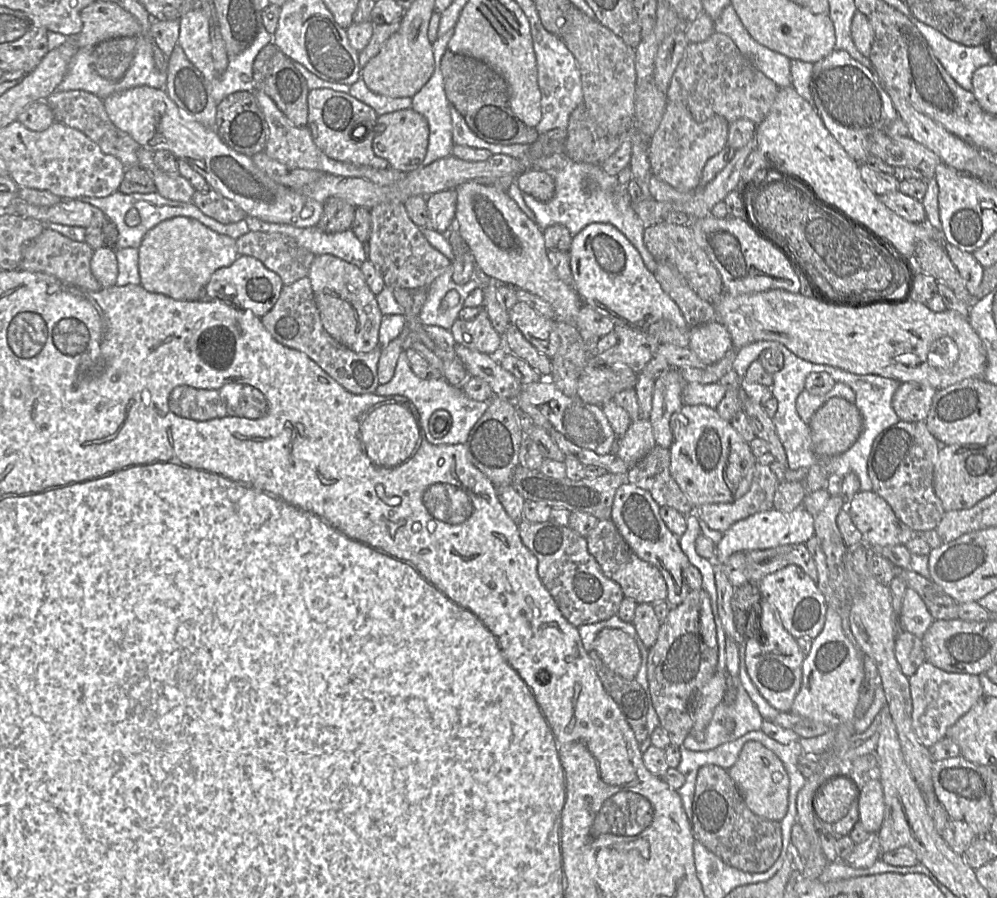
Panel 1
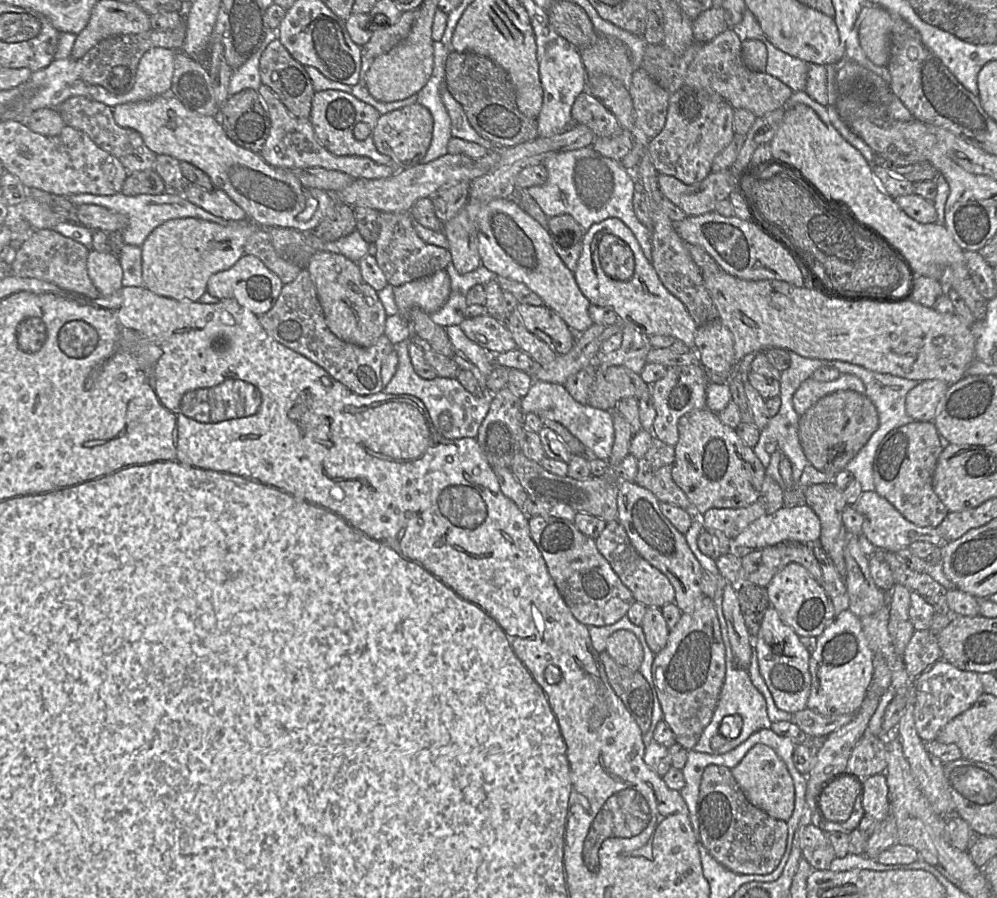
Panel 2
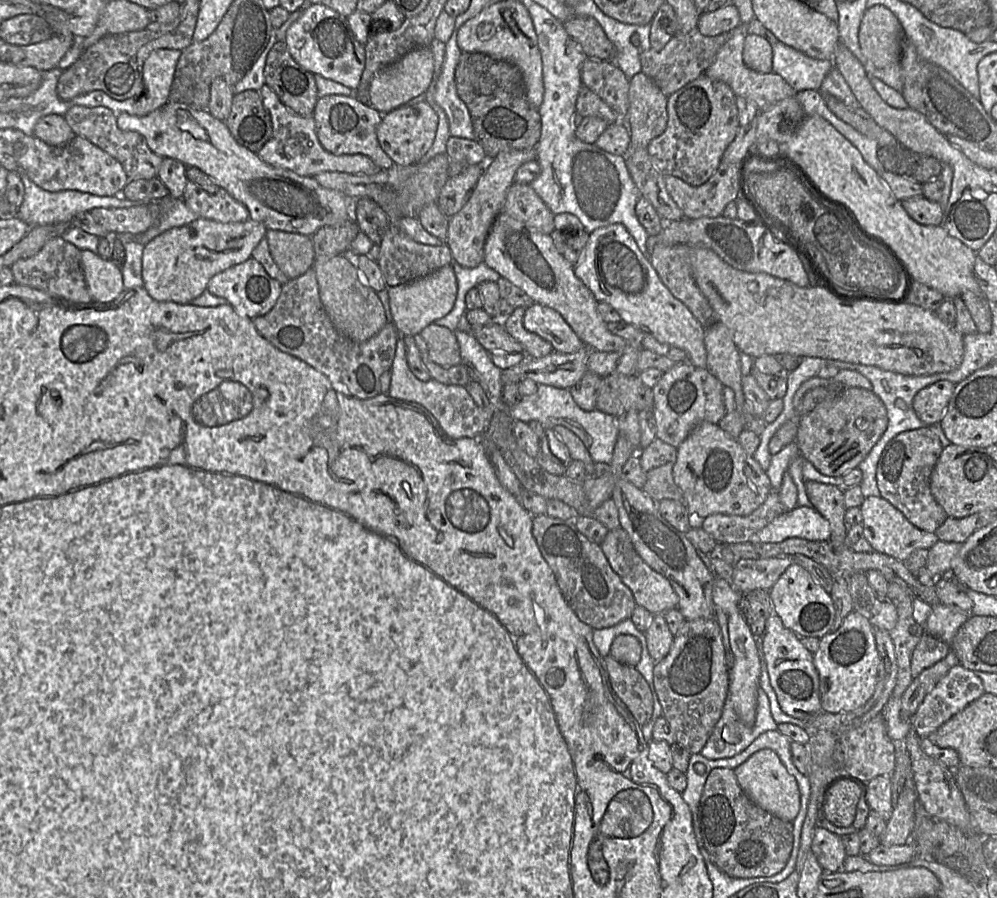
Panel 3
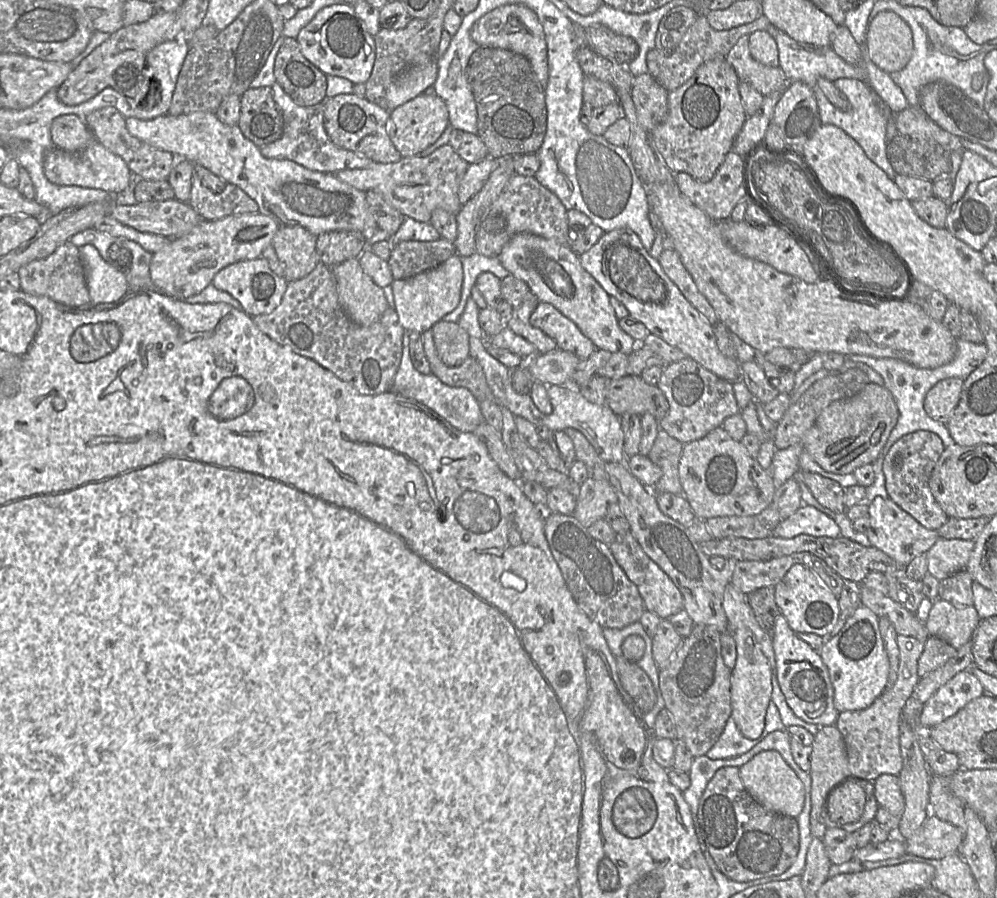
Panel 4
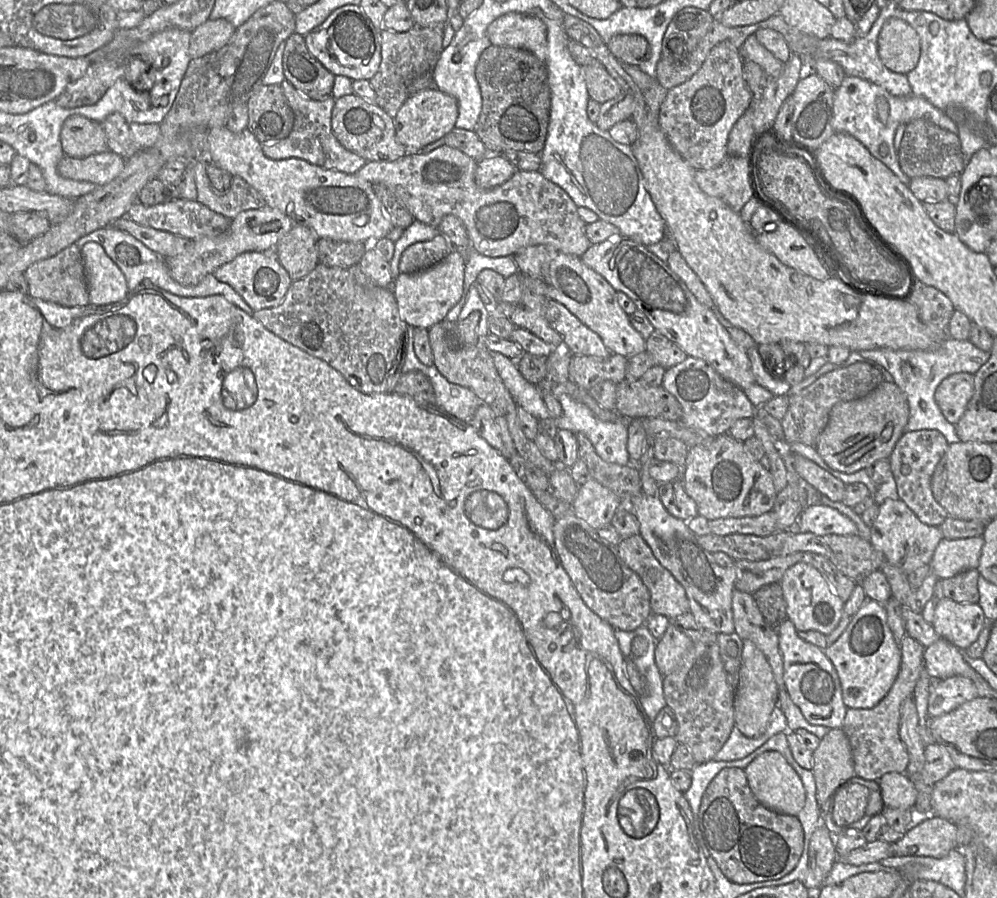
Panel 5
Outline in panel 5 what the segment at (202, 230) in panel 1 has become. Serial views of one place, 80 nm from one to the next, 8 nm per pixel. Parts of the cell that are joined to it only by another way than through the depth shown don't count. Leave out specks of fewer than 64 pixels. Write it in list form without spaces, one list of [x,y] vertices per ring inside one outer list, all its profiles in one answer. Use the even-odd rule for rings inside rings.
[[[265,206],[246,210],[232,219],[224,234],[216,237],[202,237],[191,240],[184,252],[165,258],[171,277],[183,286],[197,285],[206,275],[212,274],[220,266],[246,252],[272,250],[279,239],[288,233],[295,222],[280,210]]]

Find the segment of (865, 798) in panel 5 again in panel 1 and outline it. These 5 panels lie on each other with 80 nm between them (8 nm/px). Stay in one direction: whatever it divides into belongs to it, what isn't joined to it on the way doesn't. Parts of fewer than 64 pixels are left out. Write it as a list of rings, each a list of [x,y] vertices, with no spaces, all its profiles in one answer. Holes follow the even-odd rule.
[[[838,775],[823,783],[813,798],[813,810],[822,821],[834,824],[844,818],[848,813],[851,804],[859,796],[859,786],[850,777]]]

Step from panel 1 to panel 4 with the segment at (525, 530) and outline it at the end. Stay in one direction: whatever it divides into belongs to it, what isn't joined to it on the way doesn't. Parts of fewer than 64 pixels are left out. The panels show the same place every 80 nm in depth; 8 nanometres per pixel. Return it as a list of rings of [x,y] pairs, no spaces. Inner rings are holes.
[[[545,512],[544,532],[566,585],[580,609],[604,628],[621,629],[639,622],[646,610],[637,586],[615,560],[610,546],[590,535],[574,515]]]

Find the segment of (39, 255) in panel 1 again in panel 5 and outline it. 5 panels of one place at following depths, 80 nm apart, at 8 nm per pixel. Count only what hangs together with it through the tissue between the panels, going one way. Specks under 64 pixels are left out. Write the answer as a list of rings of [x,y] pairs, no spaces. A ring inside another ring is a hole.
[[[75,243],[50,258],[32,264],[23,274],[28,283],[27,293],[33,297],[65,307],[82,307],[89,304],[81,248]]]

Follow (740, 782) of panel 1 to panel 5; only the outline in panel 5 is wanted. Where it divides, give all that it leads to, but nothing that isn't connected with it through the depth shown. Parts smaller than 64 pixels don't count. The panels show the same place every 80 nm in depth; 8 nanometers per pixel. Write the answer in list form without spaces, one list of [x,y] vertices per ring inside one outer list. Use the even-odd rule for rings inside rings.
[[[766,751],[745,769],[748,784],[756,799],[765,807],[779,813],[797,816],[806,801],[806,791],[796,771],[778,751]]]

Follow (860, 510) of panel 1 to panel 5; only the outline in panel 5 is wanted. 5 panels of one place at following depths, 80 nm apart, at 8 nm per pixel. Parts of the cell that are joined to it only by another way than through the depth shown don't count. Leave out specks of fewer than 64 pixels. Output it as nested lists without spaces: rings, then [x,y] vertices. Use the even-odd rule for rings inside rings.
[[[887,499],[879,505],[879,513],[870,528],[869,542],[884,554],[889,564],[908,575],[930,564],[935,549],[943,538],[939,527],[922,523],[903,501]]]

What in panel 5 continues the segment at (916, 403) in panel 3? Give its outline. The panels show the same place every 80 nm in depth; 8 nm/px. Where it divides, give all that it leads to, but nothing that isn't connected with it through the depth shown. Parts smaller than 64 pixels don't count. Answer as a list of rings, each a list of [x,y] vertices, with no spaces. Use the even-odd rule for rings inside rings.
[[[961,372],[945,378],[935,391],[935,401],[946,420],[954,425],[963,416],[974,392],[974,376]]]

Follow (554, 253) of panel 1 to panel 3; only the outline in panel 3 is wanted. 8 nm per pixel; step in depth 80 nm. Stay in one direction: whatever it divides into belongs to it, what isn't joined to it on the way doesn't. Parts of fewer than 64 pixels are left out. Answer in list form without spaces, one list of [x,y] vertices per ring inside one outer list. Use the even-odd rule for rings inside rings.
[[[560,213],[554,216],[554,230],[550,234],[556,250],[575,266],[584,247],[585,227],[577,216]]]

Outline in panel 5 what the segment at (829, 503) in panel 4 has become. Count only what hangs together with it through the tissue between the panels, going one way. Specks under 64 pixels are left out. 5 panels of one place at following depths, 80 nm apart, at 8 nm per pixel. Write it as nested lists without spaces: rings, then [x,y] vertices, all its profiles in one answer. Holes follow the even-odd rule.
[[[793,454],[792,464],[797,474],[823,496],[833,502],[843,500],[846,485],[841,480],[799,454]]]

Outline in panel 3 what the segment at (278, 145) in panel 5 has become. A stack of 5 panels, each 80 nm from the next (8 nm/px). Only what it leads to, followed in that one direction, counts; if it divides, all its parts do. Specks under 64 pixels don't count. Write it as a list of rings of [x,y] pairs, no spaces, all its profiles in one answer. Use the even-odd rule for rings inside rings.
[[[266,83],[261,87],[259,92],[265,107],[271,114],[273,124],[271,138],[257,153],[267,164],[291,170],[301,176],[315,176],[320,172],[346,172],[350,174],[373,175],[381,170],[366,155],[335,155],[325,150],[317,137],[313,115],[302,116],[289,109]]]

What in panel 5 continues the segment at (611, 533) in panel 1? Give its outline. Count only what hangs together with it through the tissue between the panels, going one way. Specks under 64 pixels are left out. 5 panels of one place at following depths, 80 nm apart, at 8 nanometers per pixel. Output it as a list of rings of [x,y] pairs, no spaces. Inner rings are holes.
[[[640,534],[623,538],[617,546],[622,560],[632,571],[639,575],[648,588],[652,614],[663,615],[668,619],[675,619],[682,614],[690,612],[689,600],[686,596],[685,589],[674,576],[661,565]]]

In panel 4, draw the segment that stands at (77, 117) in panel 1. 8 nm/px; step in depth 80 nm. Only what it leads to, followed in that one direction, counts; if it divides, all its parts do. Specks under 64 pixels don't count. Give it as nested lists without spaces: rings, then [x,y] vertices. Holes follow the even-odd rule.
[[[105,107],[85,117],[80,117],[104,148],[119,156],[126,163],[135,180],[167,181],[177,161],[172,153],[156,149],[146,142],[131,135],[126,127],[125,117],[114,107]]]

